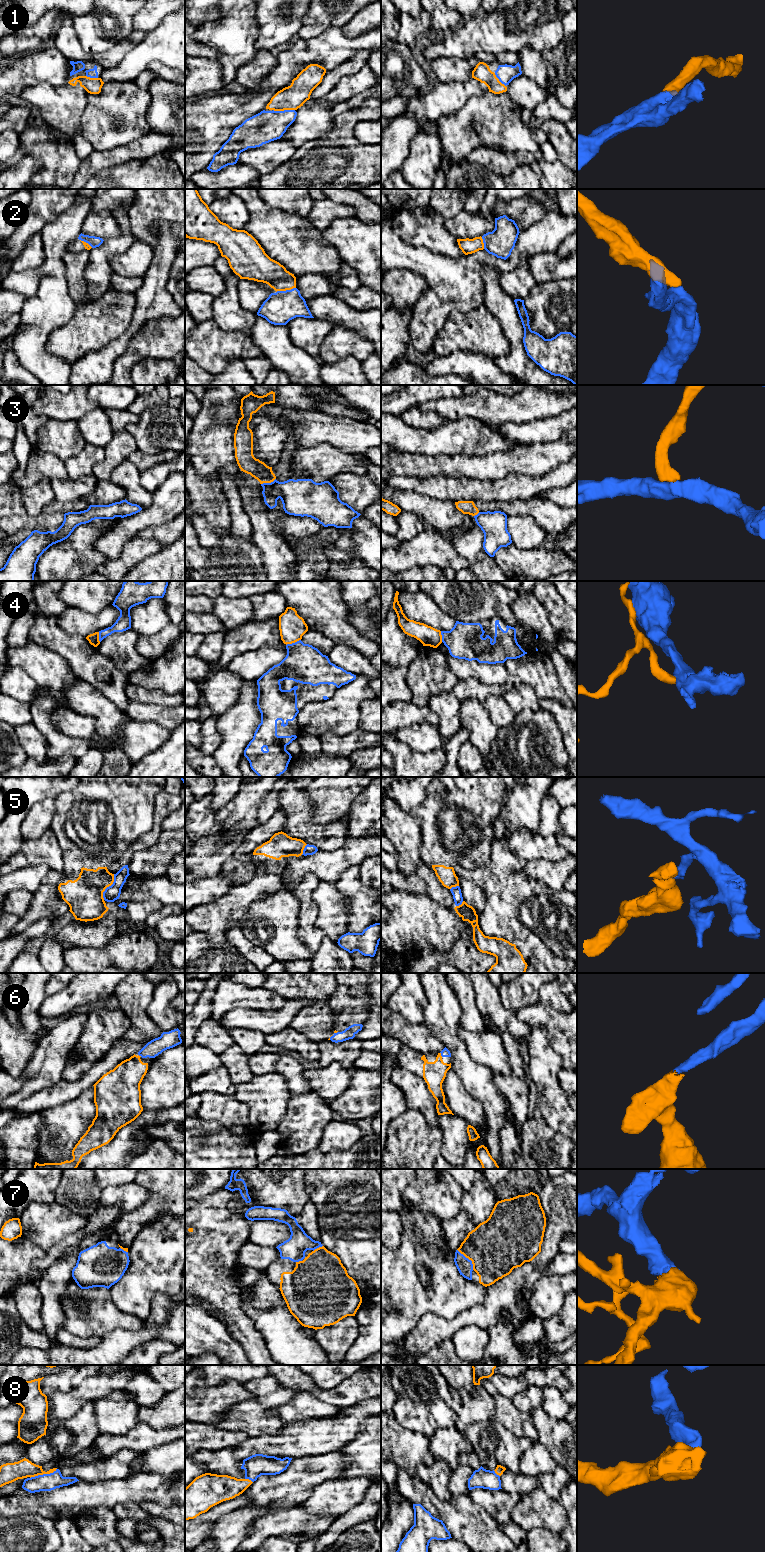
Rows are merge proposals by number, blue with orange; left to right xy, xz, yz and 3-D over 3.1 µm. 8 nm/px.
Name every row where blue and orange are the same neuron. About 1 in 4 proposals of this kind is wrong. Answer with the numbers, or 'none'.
1, 2, 6, 7, 8

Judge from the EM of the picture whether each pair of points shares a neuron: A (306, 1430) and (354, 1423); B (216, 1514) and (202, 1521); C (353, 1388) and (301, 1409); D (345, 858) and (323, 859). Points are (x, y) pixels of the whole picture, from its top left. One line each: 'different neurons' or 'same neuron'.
A: same neuron
B: same neuron
C: different neurons
D: same neuron

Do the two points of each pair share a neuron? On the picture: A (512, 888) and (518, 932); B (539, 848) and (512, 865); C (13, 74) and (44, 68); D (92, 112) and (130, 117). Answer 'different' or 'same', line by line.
A: same
B: different
C: same
D: same

